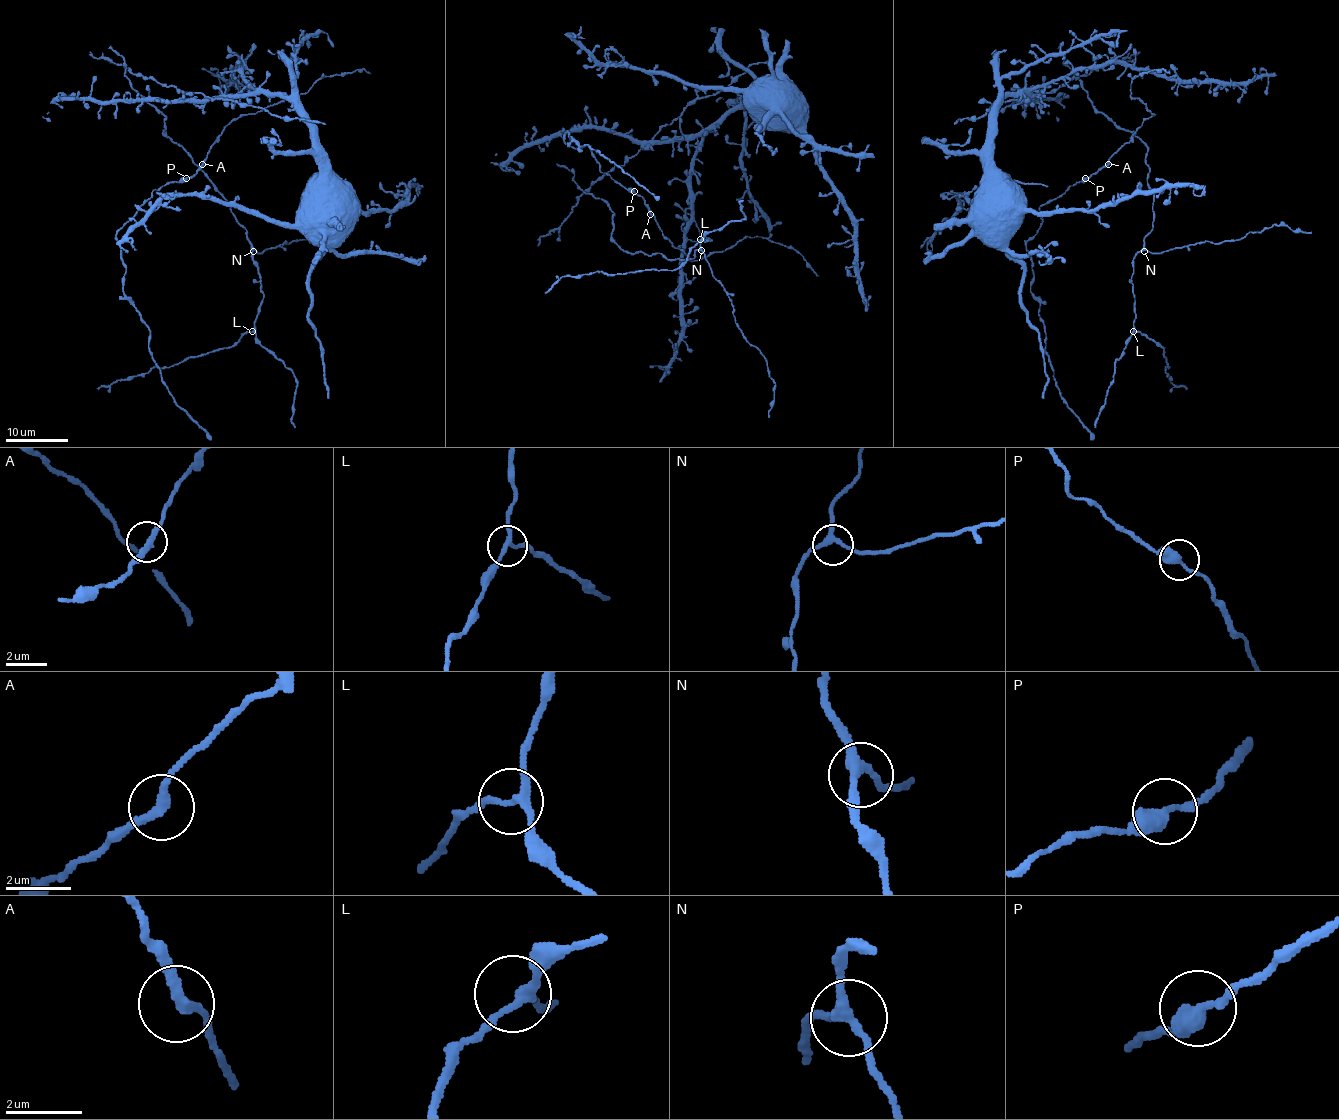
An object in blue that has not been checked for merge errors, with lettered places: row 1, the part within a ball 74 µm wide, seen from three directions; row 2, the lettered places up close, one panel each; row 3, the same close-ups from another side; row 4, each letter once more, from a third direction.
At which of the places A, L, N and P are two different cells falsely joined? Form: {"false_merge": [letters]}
{"false_merge": []}

